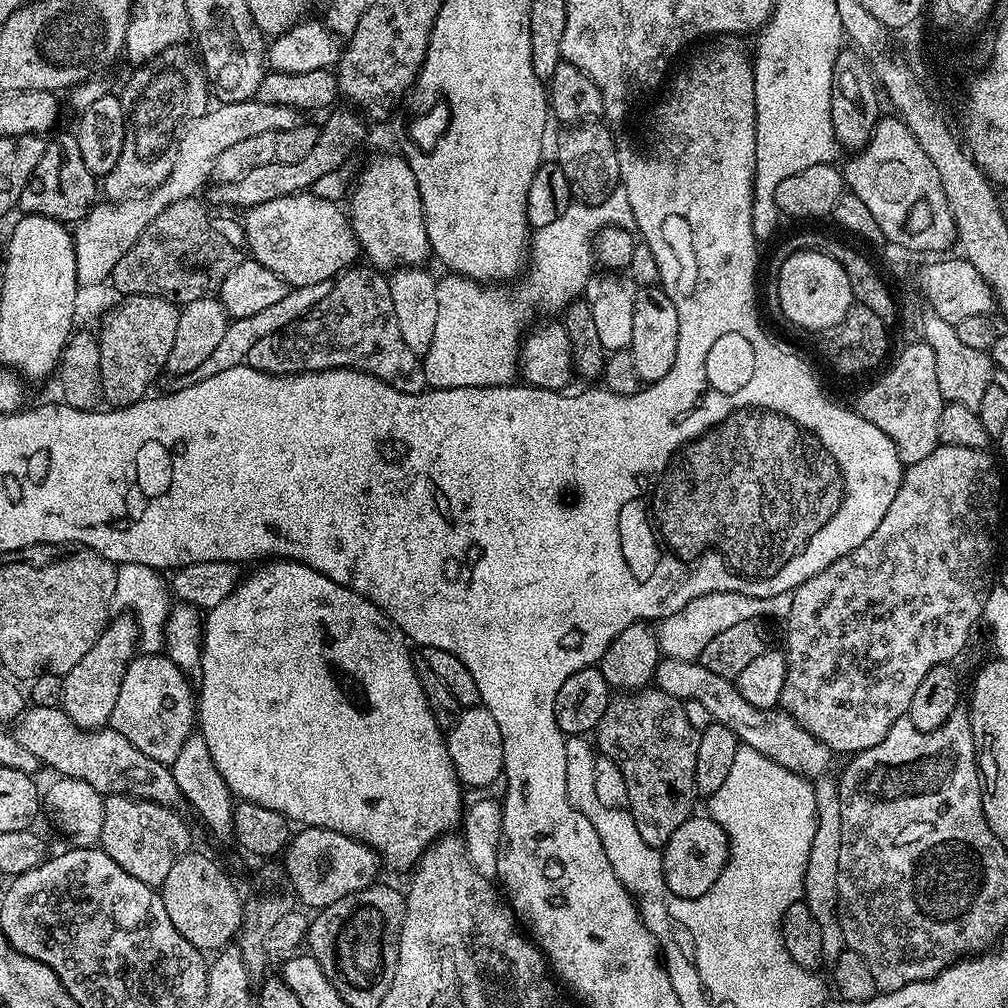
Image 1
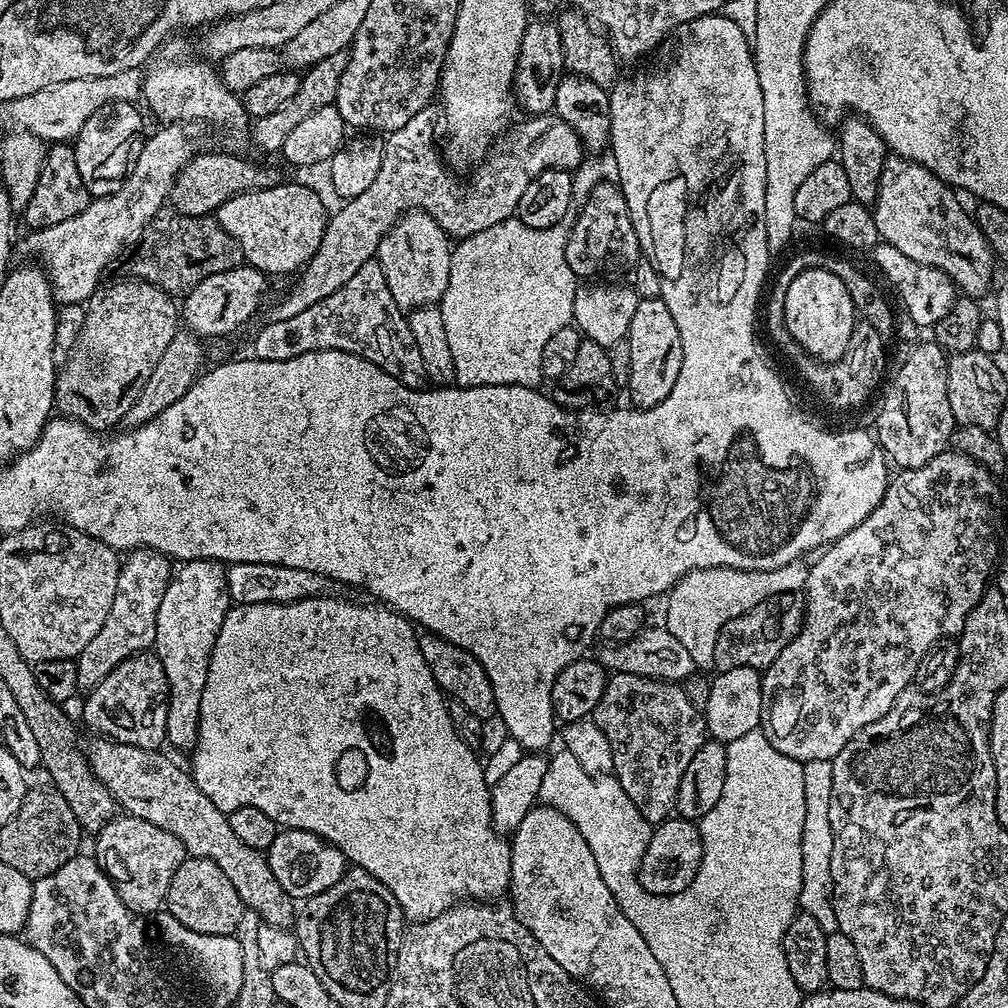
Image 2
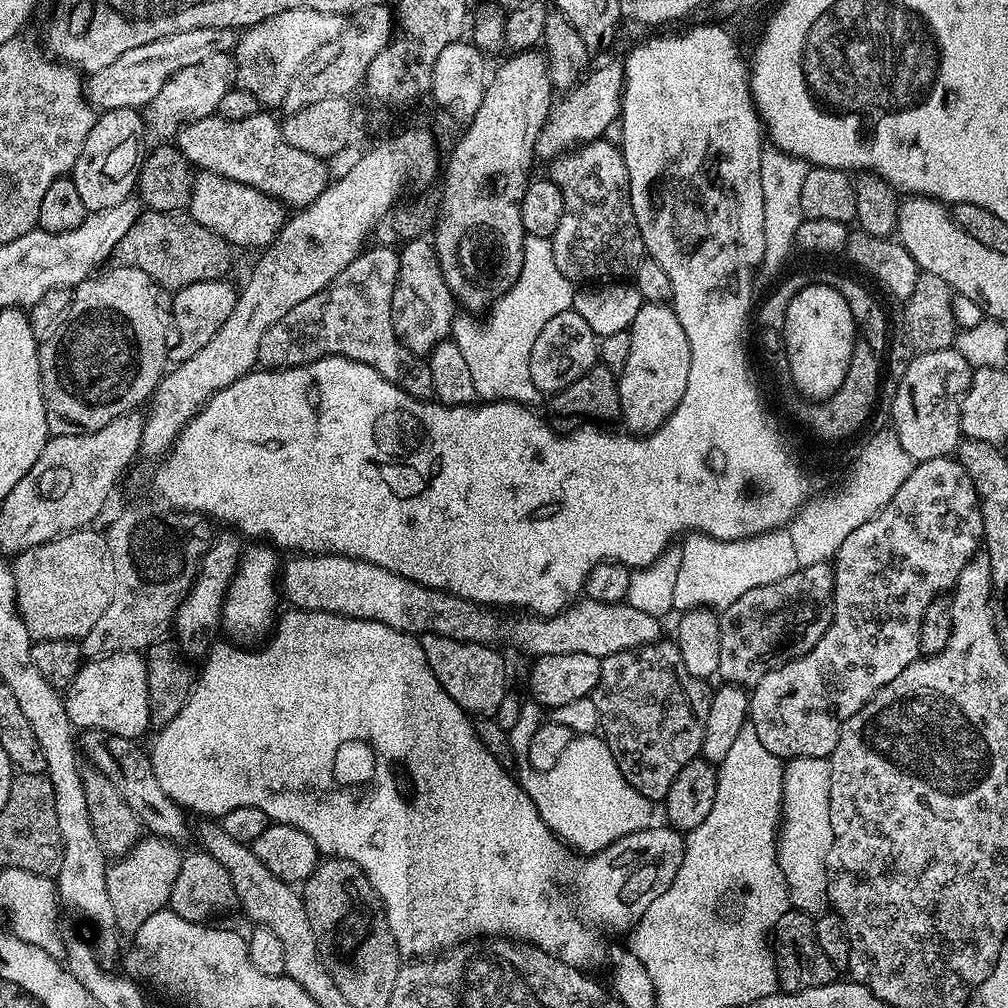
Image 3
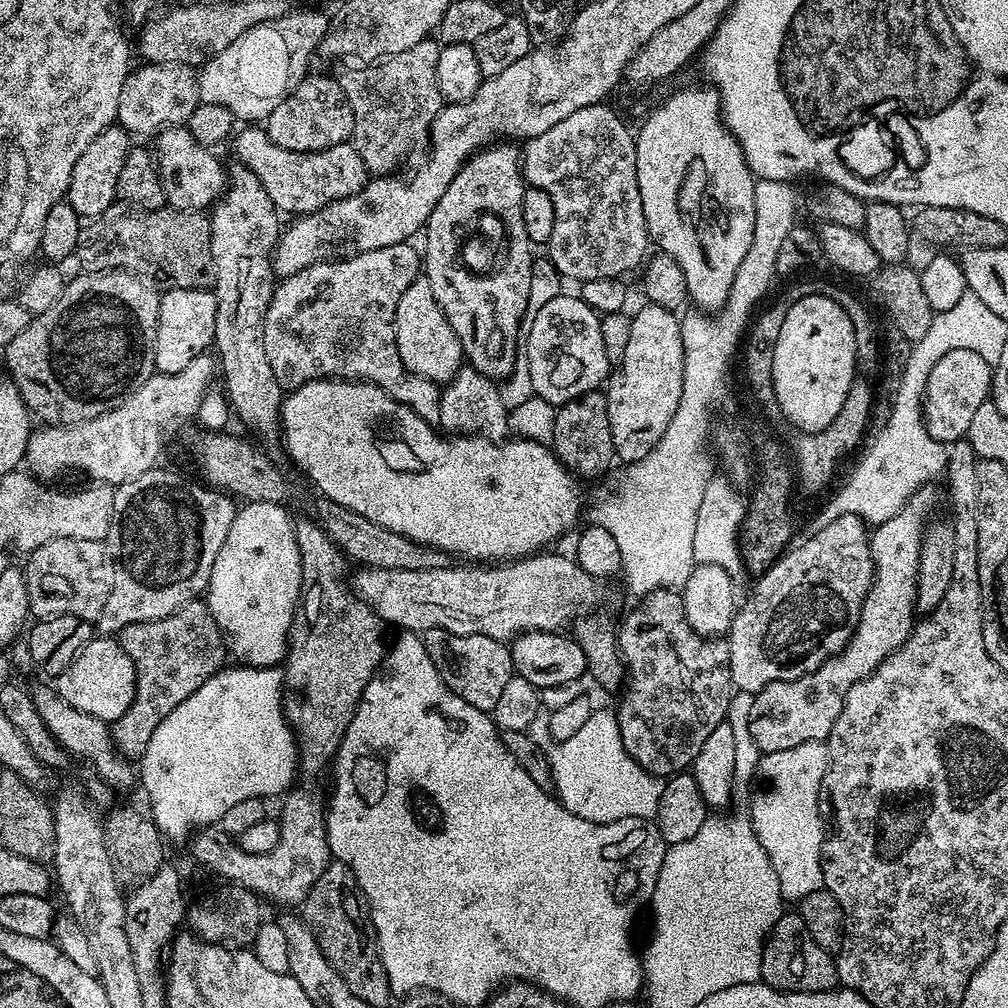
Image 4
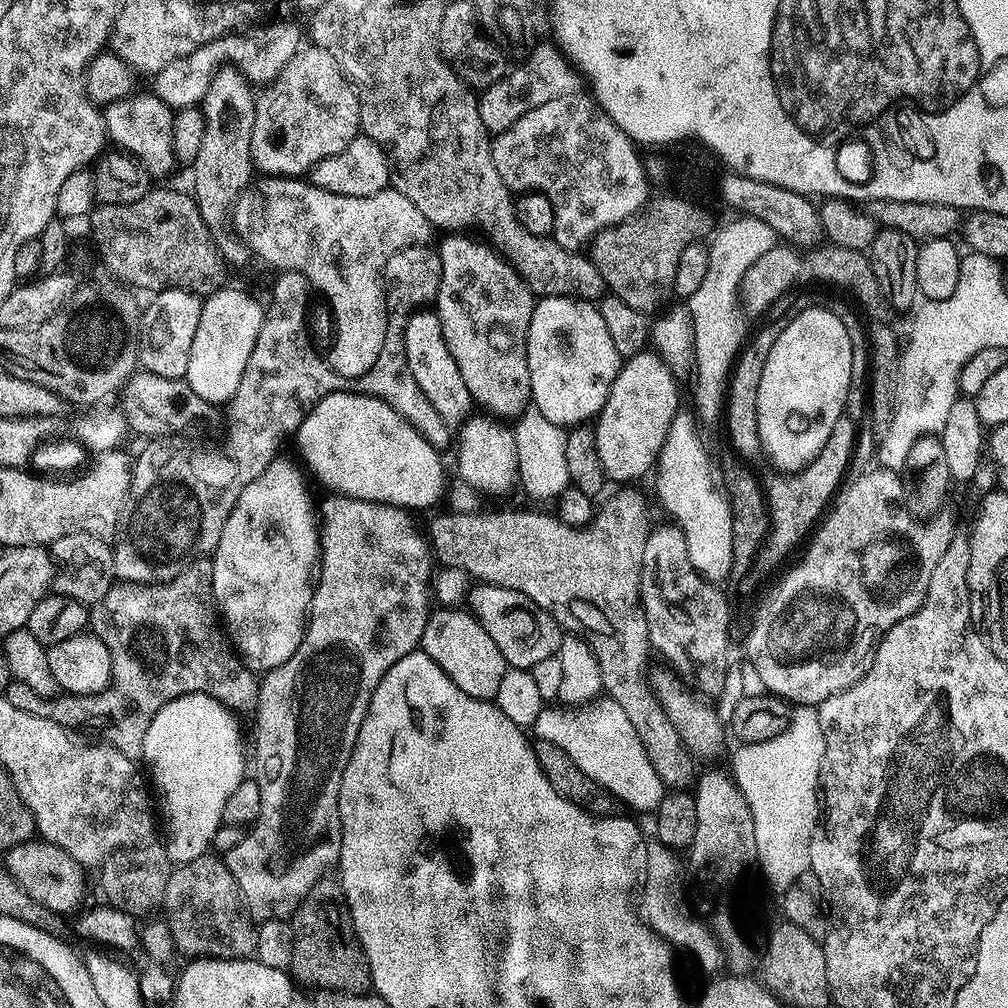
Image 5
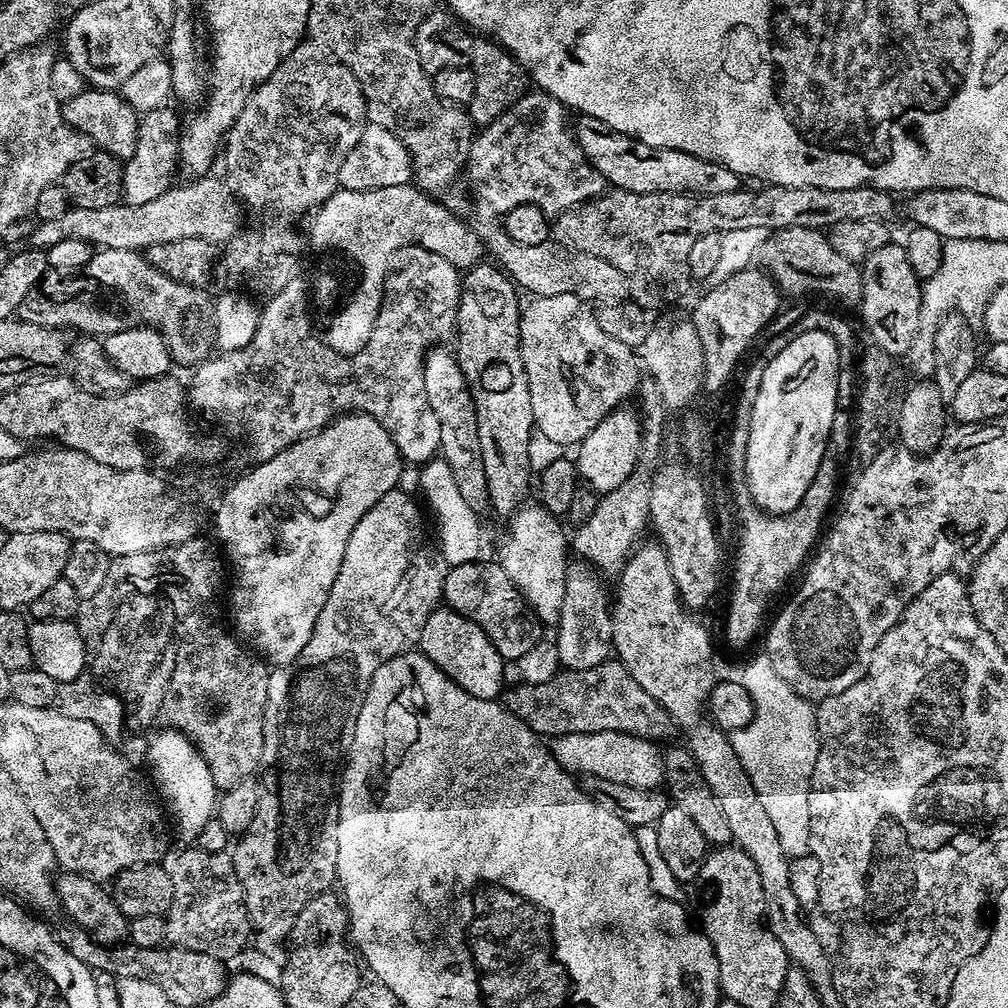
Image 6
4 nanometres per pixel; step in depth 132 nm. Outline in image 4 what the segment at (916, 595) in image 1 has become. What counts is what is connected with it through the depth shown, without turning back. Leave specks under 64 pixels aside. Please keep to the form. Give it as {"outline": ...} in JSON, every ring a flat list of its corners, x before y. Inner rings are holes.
{"outline":[[925,486,912,495,886,522,875,525,871,529,872,562,874,565,874,579,866,598,862,602,860,621,850,638,850,642,844,647,844,651,830,657,818,670,809,672,807,676,797,680,779,680,773,684,767,684,761,692,755,693,750,706,750,734,754,742,760,748,761,753,767,754,778,750,790,750,790,746,802,746,802,742,811,740,827,741,838,714,842,714,842,706,850,686,857,684,862,678,869,676,884,659,896,648,901,648,908,635,912,633,914,619,912,614,916,609,916,583,918,582,919,552,922,550,922,542,925,529,930,524,928,512,932,511,936,504,935,487]]}

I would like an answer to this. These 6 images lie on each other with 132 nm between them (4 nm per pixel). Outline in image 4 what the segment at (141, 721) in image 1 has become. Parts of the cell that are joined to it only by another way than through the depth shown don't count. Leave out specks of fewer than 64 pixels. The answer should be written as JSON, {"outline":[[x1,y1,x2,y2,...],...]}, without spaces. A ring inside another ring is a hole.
{"outline":[[94,638,66,666,66,670,55,677,54,687,58,695,70,702,70,706,78,706,78,710,94,718,111,722,126,714,136,693,134,662,130,662,119,639]]}

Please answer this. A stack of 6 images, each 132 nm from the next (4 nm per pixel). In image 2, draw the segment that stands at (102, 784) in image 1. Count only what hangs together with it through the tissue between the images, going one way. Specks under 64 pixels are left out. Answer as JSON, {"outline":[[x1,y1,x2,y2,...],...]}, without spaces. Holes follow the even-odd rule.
{"outline":[[97,735,95,739,89,744,87,741,86,744,90,766,98,782,102,782,110,790,117,805,127,815,137,816,146,822,154,822,154,826,159,826,161,830,174,834,174,838,182,842,184,851,189,857,200,856,202,859,210,859,211,862,217,863,219,869,230,878,231,885,238,890,238,896,244,903,245,909,258,913,263,923,273,924,279,928,293,927,294,917,298,911,297,905,292,897,286,894,286,890,278,886,278,878,274,878,270,870,267,855,254,850,254,846,246,846,246,842,242,842,235,836,226,813,218,810,218,806,214,806,214,802,210,802,210,798,206,798,202,790,198,790,198,786,185,769,183,772,170,757,163,756,163,751,155,748,135,748,102,735]]}

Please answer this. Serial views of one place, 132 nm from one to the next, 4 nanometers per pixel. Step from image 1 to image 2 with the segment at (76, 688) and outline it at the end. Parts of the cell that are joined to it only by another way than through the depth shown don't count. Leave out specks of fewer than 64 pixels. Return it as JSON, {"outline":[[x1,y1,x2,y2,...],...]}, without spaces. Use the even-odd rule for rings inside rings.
{"outline":[[137,548,123,557,114,606,110,606,110,614,106,614,102,630,94,634,94,639,86,645,86,650,82,650,82,654,75,659,81,690,98,686,98,682,102,682,102,678,106,678,114,666,155,645,158,602,162,602,162,594,166,594,166,586,172,579,173,571,173,561,154,548]]}

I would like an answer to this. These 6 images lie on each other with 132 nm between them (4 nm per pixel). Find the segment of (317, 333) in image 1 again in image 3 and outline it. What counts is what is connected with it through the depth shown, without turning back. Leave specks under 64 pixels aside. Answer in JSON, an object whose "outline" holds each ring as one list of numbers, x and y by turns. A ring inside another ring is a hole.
{"outline":[[372,246,360,253,338,274,338,278,326,285,314,298,306,298,306,302,298,302,290,314,278,318,270,330,266,330,266,338,258,346,258,361,265,369,297,368,299,364,312,364,327,356,345,356,354,362,372,362,372,368,382,374,391,384,397,384,406,394,419,400,431,401,434,382,430,375,430,366,421,353,410,349,396,336,392,321,392,299,396,275,400,269,400,253,392,246]]}

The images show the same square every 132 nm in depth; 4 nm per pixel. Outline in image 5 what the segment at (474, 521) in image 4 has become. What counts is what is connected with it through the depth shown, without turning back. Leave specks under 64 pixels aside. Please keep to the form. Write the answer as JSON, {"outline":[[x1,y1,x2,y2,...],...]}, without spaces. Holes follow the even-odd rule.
{"outline":[[331,392,326,398,322,398,309,410,307,416,300,423,300,431,295,433,294,440,300,443,300,452,308,463,308,468,328,487,335,490,341,496,353,496,359,500,373,500,376,504,393,504,395,508,405,510,417,510,416,508,432,508,444,496,444,464,440,461,441,453,434,446,430,446,410,422,406,422,397,414,385,400,379,400,376,396,365,396,363,392]]}

